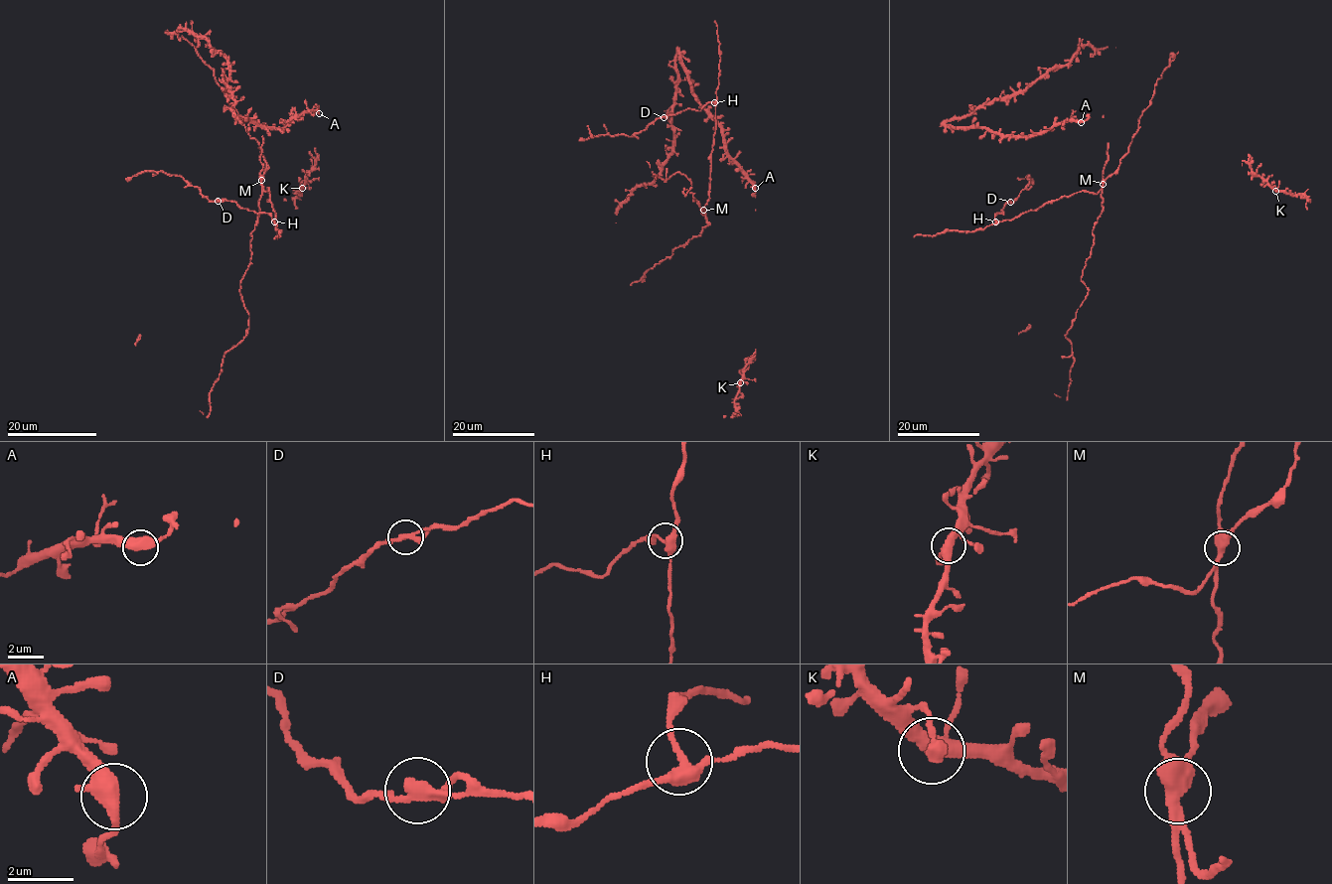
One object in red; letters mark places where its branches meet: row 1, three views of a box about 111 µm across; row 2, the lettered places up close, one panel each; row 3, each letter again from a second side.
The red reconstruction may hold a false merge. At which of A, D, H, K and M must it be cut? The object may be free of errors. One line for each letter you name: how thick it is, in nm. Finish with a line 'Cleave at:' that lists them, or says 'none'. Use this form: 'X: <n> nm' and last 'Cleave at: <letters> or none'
Cleave at: none

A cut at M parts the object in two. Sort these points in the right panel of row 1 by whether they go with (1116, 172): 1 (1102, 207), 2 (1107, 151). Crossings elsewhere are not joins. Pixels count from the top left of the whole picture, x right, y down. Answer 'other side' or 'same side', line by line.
1: other side
2: other side

